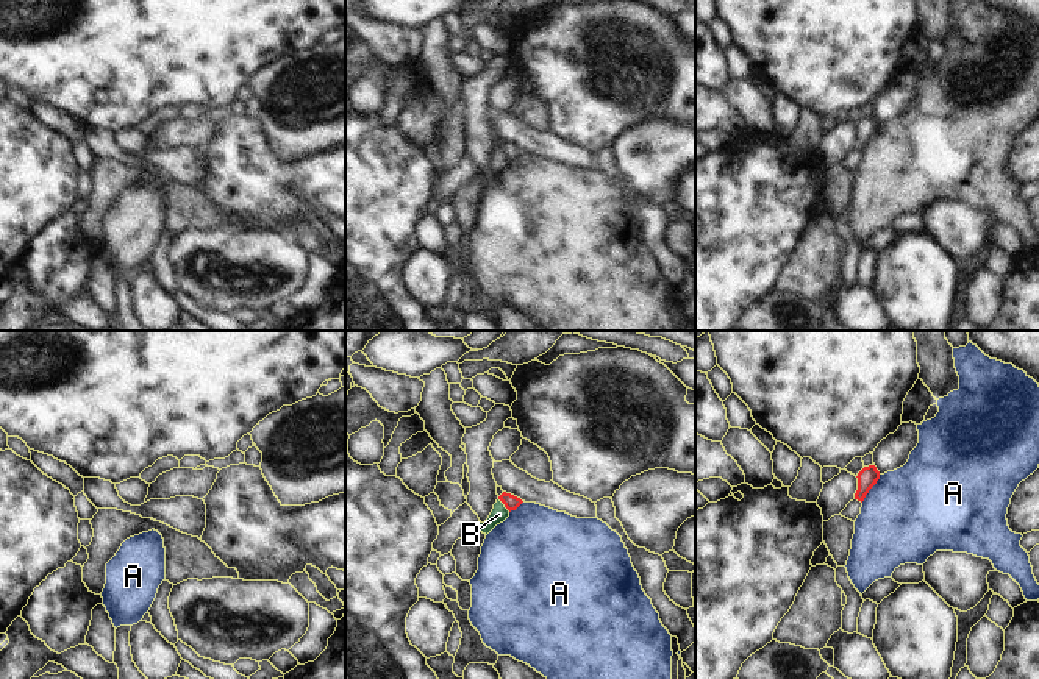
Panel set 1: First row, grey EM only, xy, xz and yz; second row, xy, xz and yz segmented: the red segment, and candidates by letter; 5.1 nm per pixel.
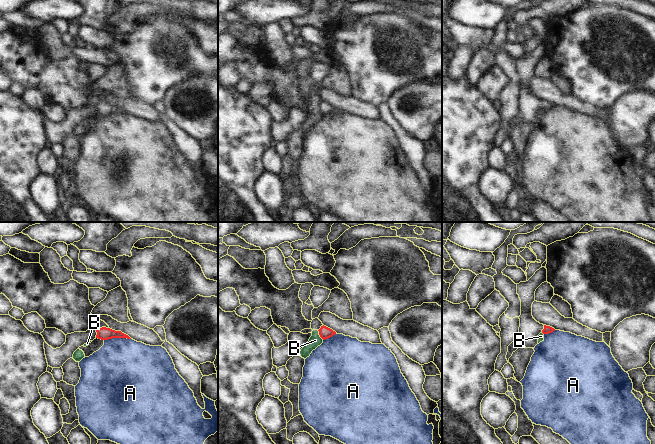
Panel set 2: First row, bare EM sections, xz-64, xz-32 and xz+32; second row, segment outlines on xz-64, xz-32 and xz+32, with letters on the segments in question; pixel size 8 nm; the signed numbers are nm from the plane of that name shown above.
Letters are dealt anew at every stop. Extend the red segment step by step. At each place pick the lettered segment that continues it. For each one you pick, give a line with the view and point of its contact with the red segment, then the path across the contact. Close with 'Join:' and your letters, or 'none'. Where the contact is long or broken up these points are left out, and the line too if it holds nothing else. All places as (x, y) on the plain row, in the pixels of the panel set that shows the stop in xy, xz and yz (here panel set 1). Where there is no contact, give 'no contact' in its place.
Join: none

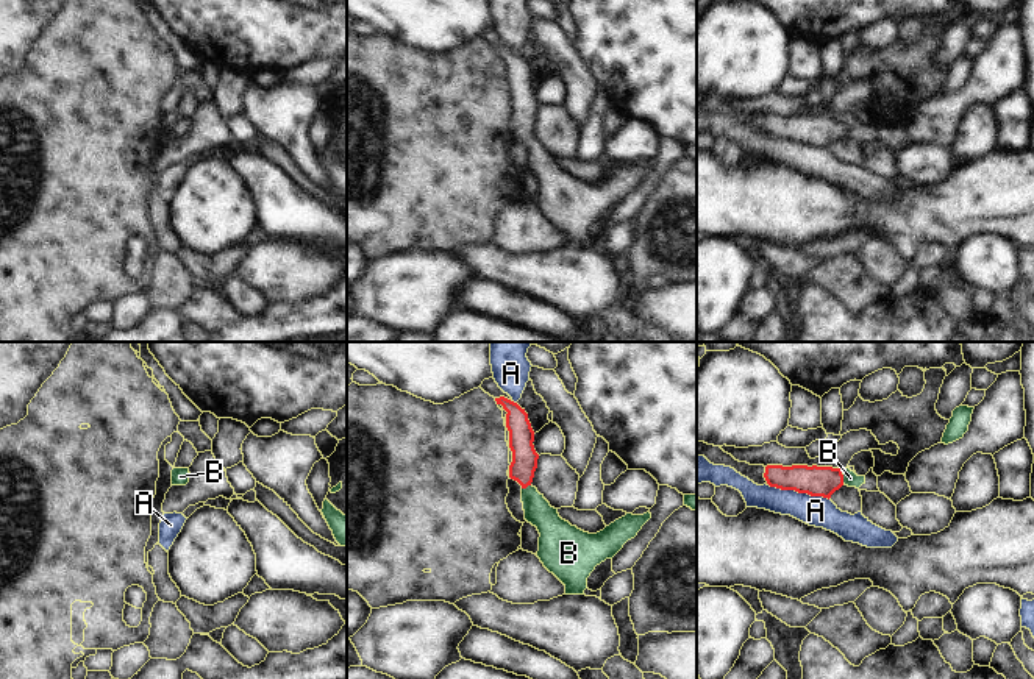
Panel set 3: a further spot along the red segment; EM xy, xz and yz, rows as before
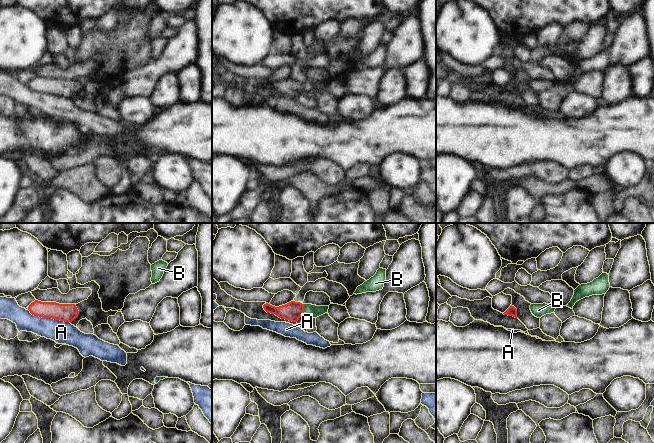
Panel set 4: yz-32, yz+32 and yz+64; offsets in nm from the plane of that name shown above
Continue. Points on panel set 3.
B: contact yz (842, 127); way yz (817, 131), (842, 127), (850, 128)
Join: B

